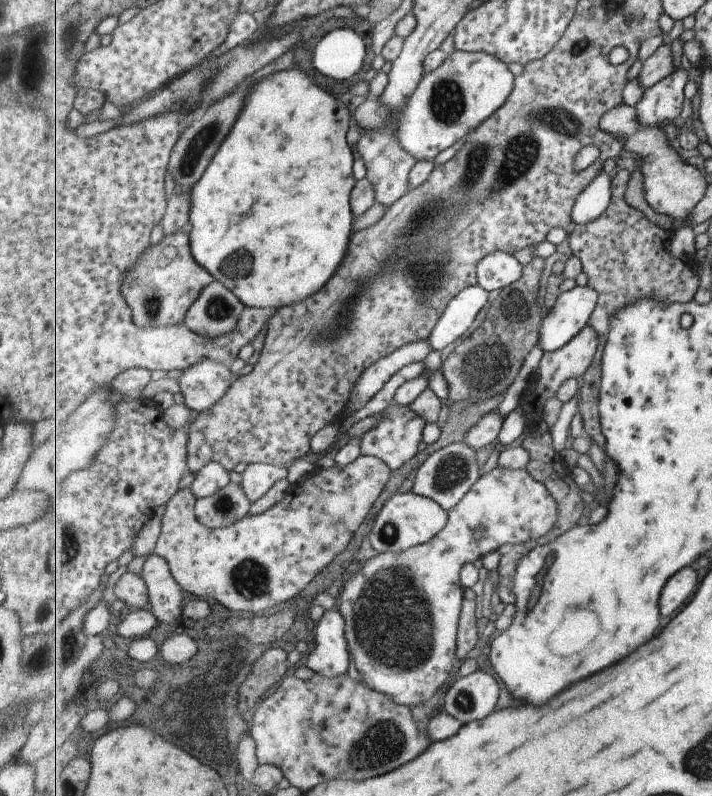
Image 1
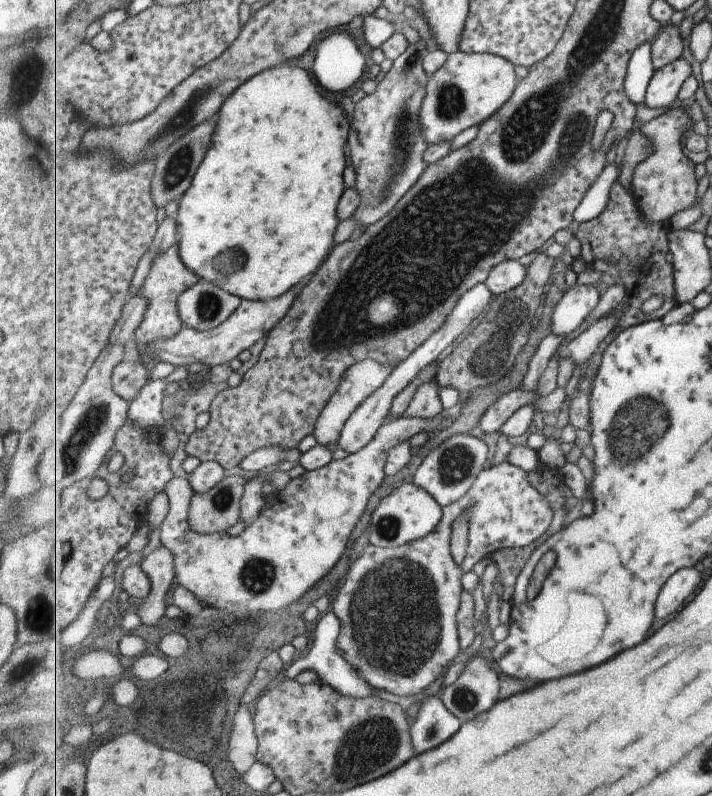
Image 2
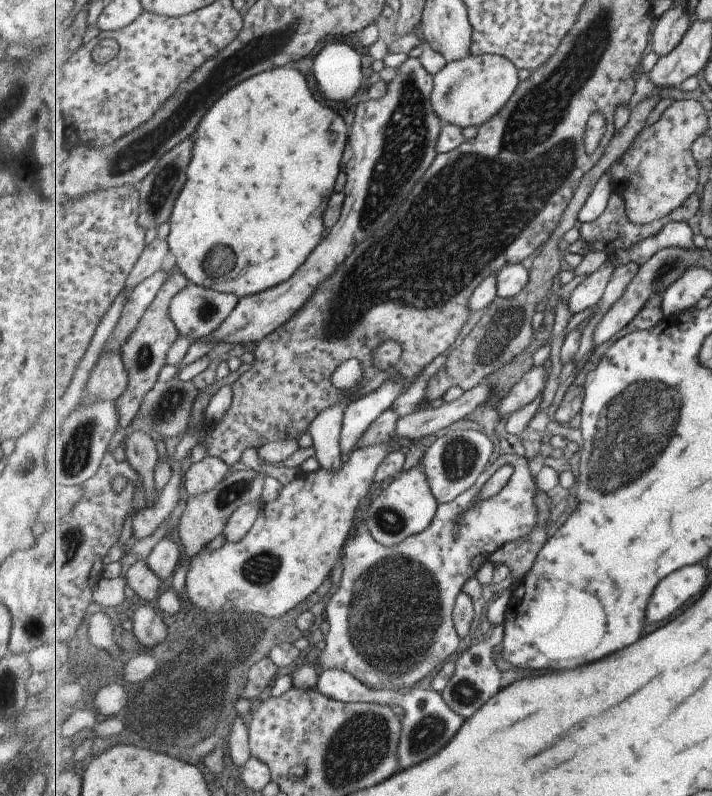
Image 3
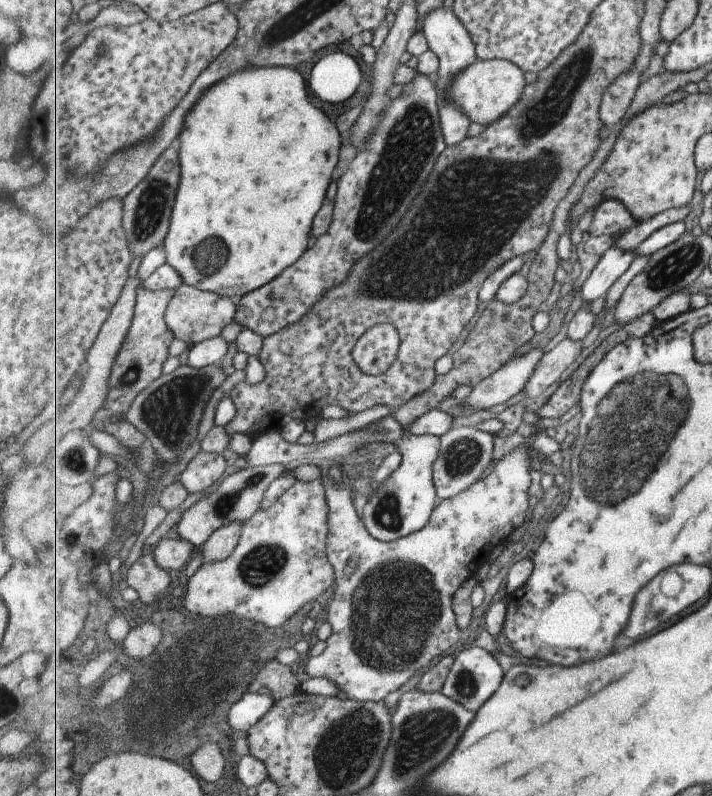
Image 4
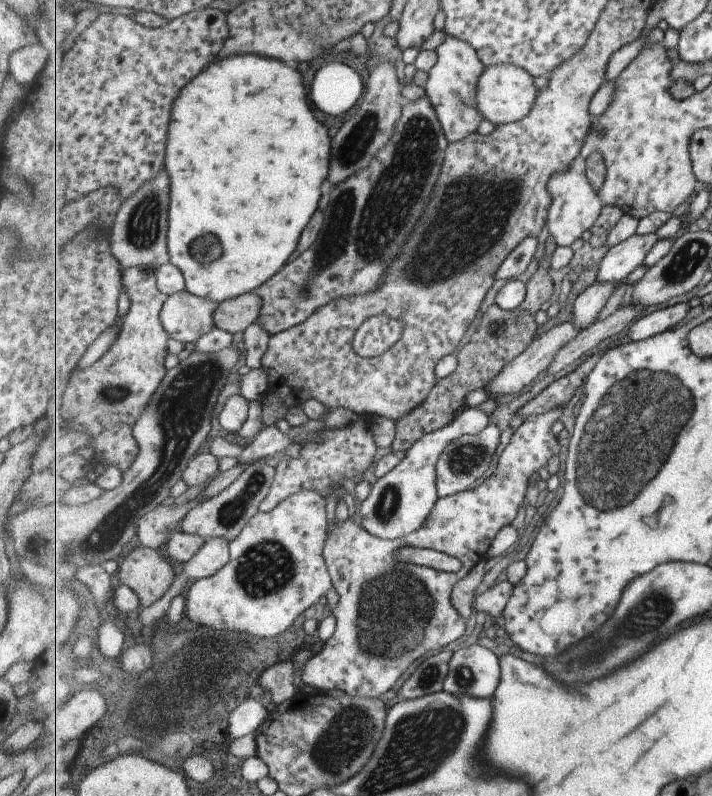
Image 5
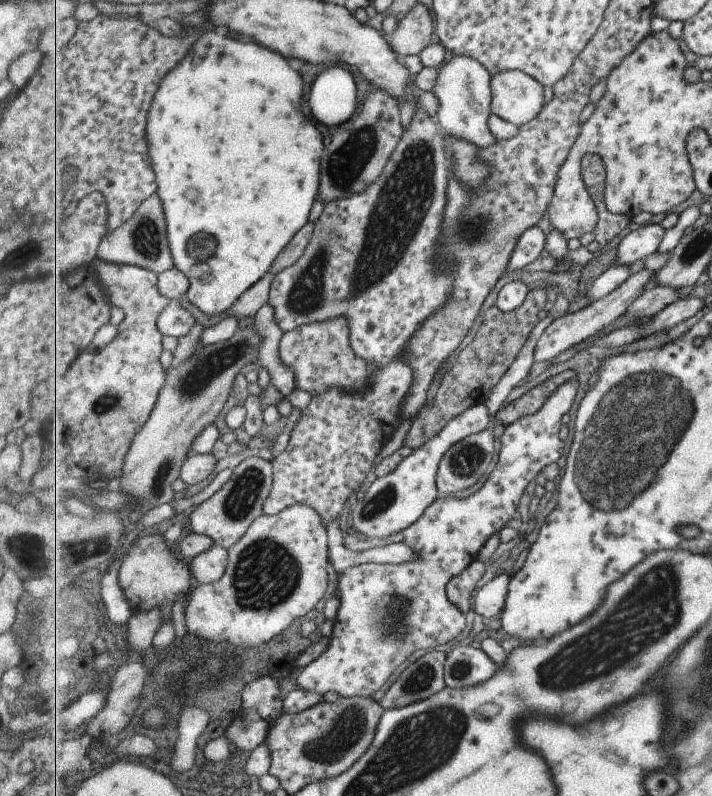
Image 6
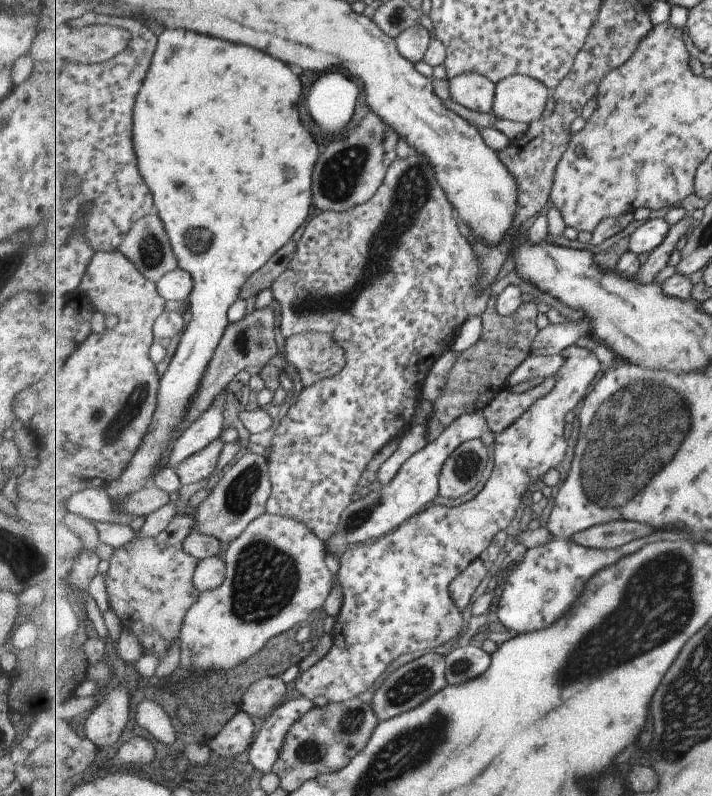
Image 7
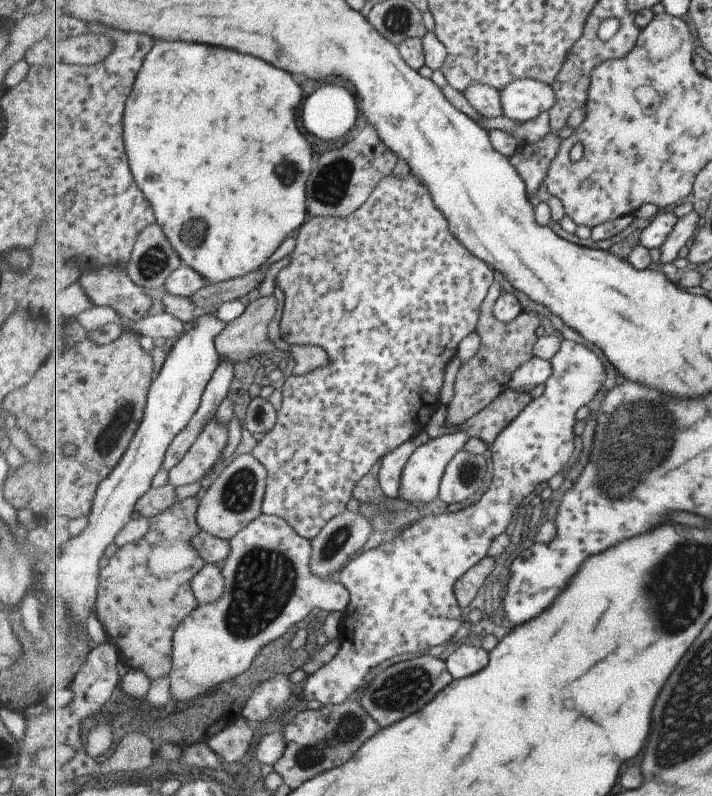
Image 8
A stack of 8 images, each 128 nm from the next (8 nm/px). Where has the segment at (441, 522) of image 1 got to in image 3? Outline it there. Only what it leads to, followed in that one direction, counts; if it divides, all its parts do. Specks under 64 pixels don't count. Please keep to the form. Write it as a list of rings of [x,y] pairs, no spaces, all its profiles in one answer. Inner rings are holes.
[[[411,461],[398,478],[389,484],[385,491],[378,491],[377,498],[371,502],[365,511],[365,524],[373,538],[385,547],[398,546],[411,536],[420,534],[432,526],[440,503],[433,495],[428,484],[427,475],[424,474],[422,462]]]

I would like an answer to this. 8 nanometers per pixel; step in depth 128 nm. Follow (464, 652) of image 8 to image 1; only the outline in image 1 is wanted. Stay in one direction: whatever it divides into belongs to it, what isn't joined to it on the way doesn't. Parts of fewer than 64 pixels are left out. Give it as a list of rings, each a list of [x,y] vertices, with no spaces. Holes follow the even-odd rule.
[[[479,670],[455,681],[446,695],[443,695],[441,706],[462,724],[467,724],[489,716],[495,710],[497,700],[497,680],[485,670]]]

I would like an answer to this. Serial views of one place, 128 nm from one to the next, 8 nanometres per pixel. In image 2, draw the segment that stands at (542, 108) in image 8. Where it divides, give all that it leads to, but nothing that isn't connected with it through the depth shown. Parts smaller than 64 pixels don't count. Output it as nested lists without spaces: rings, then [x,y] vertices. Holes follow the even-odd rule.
[[[451,53],[447,62],[430,76],[427,84],[427,96],[424,99],[420,113],[420,128],[424,140],[431,145],[450,142],[459,136],[463,130],[477,126],[478,128],[493,117],[513,97],[519,80],[515,74],[515,65],[508,59],[495,56],[492,53]]]

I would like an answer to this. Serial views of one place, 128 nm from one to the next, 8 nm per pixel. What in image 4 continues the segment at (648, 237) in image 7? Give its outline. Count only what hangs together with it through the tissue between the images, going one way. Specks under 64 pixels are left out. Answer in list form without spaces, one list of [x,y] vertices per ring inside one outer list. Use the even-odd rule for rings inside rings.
[[[614,246],[606,250],[593,273],[581,286],[582,300],[593,302],[608,293],[613,284],[625,275],[636,258],[633,251],[626,252]]]

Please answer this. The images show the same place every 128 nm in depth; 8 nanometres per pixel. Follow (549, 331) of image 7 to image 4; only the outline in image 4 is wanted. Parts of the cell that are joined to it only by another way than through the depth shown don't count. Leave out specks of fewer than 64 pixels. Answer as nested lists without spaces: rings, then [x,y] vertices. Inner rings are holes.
[[[533,348],[531,352],[517,356],[503,365],[496,373],[484,378],[480,385],[474,387],[471,396],[461,401],[463,410],[489,410],[503,404],[523,392],[533,378],[539,362],[548,350]]]

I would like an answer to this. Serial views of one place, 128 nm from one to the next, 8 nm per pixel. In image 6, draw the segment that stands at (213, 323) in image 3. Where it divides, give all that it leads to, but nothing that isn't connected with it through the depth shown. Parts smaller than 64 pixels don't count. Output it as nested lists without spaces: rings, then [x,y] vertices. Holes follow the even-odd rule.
[[[180,299],[171,300],[159,319],[160,332],[164,336],[176,339],[187,336],[193,330],[195,323],[195,316],[183,306]]]

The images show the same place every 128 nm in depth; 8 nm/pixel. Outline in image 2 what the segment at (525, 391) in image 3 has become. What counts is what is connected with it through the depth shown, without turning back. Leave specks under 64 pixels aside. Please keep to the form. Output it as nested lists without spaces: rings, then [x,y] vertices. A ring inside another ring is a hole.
[[[523,390],[510,391],[496,403],[491,406],[491,409],[482,417],[479,424],[479,429],[486,434],[498,432],[501,426],[519,410],[526,405],[533,405],[537,400],[537,392],[523,392]]]

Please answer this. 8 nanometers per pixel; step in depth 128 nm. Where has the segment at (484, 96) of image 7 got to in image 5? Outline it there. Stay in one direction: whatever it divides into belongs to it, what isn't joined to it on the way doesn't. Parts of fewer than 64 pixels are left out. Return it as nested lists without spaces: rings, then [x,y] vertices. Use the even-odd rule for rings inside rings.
[[[449,34],[435,52],[438,62],[428,74],[424,89],[436,108],[441,127],[444,128],[444,134],[451,144],[476,133],[479,124],[485,119],[481,115],[476,97],[479,94],[479,80],[486,67],[471,44]]]

